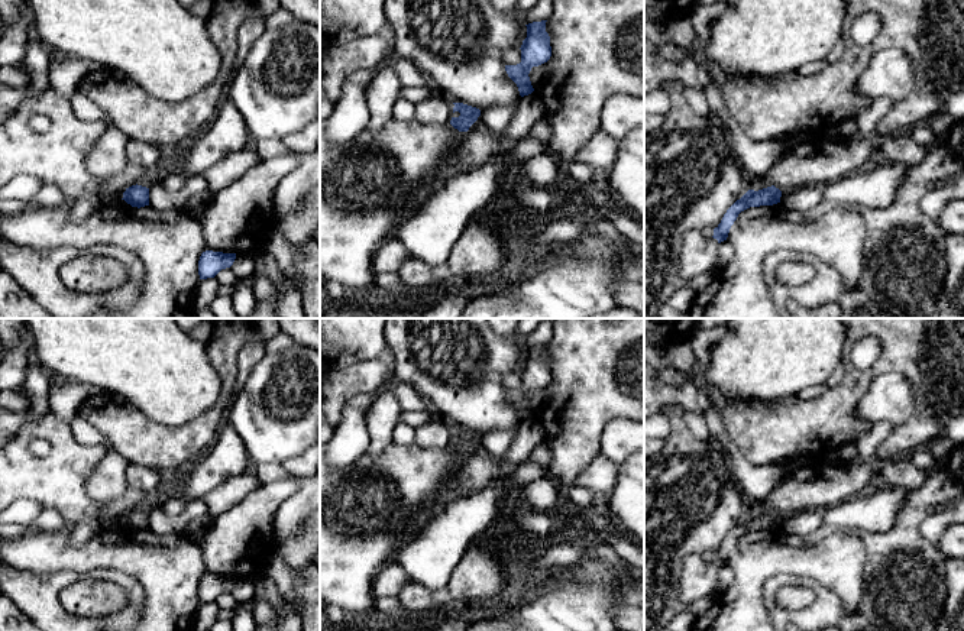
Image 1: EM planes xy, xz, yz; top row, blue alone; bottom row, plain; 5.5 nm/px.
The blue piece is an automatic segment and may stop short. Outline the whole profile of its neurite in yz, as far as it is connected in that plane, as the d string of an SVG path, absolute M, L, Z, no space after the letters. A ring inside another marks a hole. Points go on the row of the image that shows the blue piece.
M774 185L754 191L748 190L740 200L737 200L724 214L721 223L714 229L714 239L718 243L727 240L728 233L738 214L750 207L773 206L780 203L782 191Z

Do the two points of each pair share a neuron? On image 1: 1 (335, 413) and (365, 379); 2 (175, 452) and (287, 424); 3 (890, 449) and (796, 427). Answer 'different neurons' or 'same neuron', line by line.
1: same neuron
2: different neurons
3: same neuron

